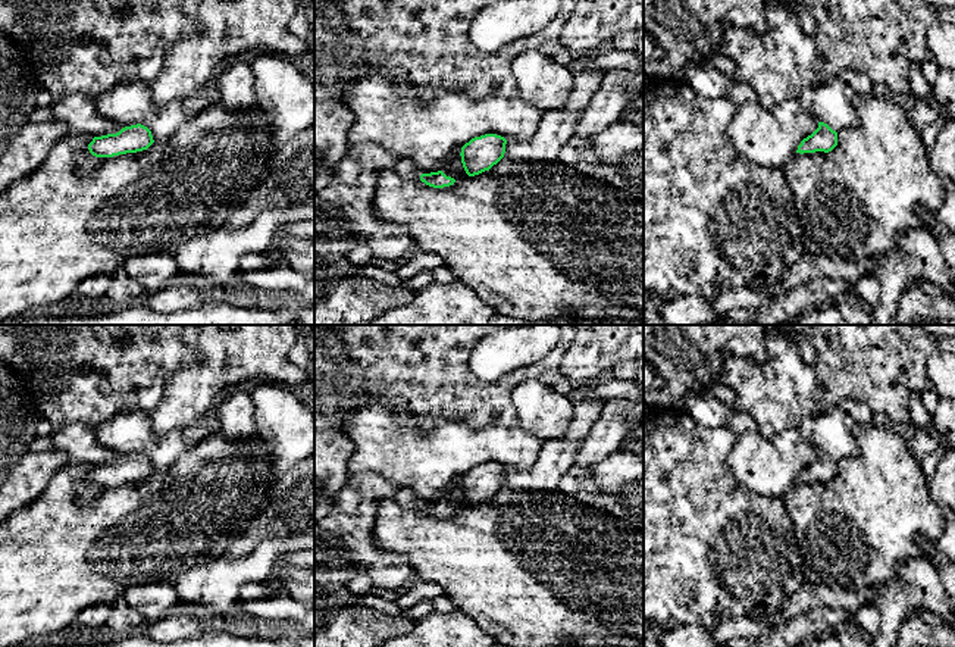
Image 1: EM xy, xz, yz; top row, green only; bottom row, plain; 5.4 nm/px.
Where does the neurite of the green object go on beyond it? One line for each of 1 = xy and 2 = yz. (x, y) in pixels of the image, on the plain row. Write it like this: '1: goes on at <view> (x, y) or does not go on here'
1: goes on at xy (78, 441)
2: does not go on here

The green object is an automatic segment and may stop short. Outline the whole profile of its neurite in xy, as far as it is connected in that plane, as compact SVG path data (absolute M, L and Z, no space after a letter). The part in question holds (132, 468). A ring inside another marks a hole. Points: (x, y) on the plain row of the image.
M72 422L51 432L53 448L62 450L69 459L93 465L88 479L96 487L113 487L147 479L153 472L151 460L141 454L122 457L103 447L94 429Z

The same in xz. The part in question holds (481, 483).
M497 463L472 468L461 476L461 493L469 506L479 504L497 494L505 482L507 469Z

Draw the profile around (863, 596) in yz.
M805 581L789 596L777 613L764 615L758 622L776 626L815 607L830 607L840 615L849 610L857 612L861 606L874 604L883 585L884 582L858 590L848 590L843 587L830 588L827 585Z

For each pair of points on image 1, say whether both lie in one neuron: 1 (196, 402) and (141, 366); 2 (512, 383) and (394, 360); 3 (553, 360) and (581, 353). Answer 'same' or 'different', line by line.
1: different
2: same
3: different

